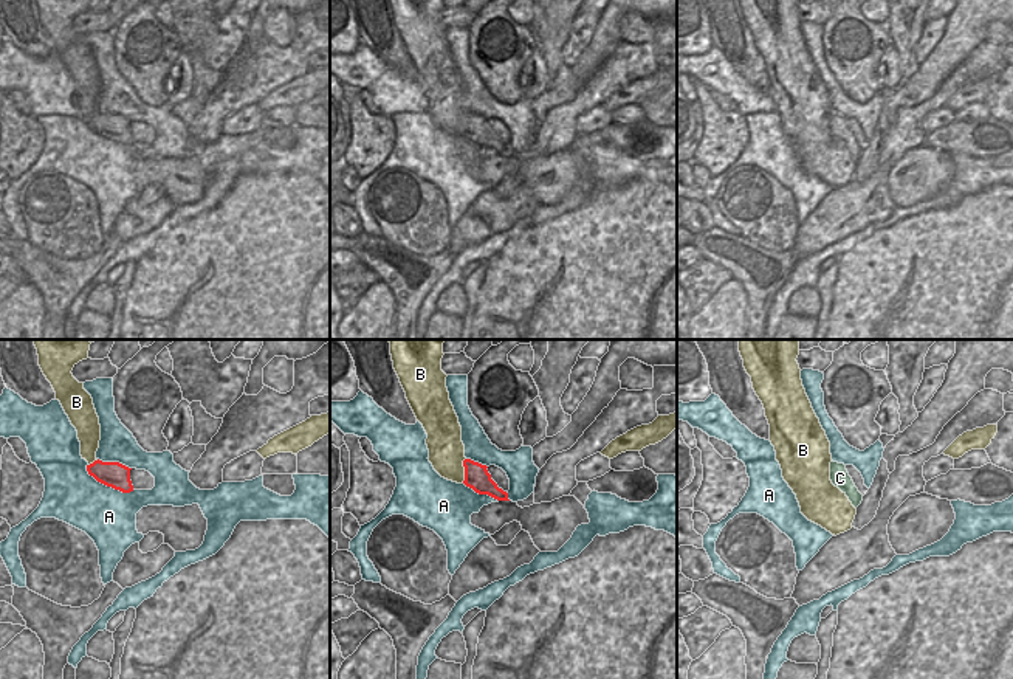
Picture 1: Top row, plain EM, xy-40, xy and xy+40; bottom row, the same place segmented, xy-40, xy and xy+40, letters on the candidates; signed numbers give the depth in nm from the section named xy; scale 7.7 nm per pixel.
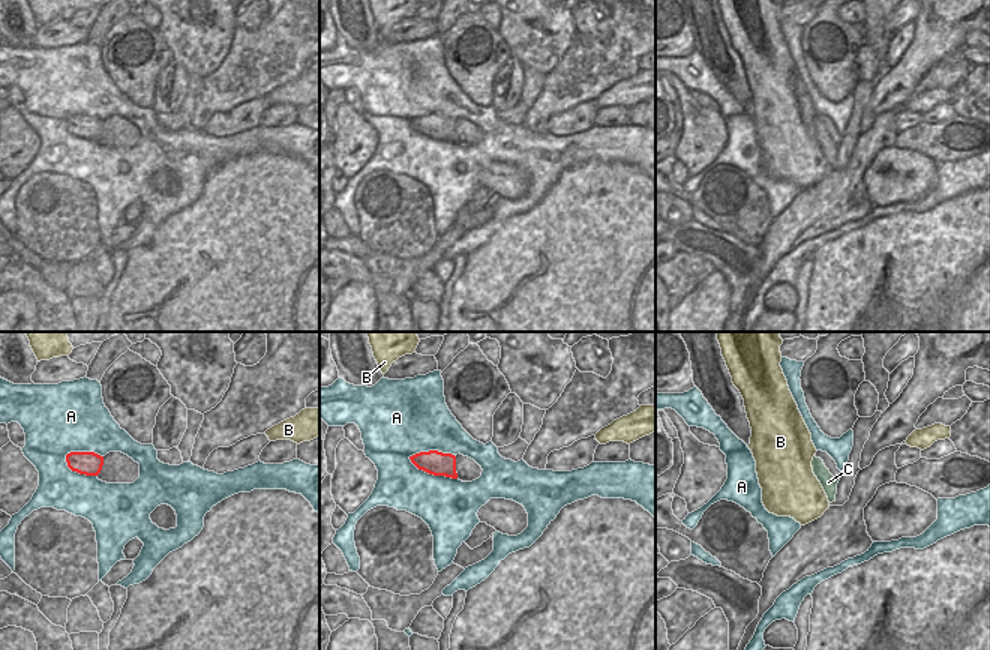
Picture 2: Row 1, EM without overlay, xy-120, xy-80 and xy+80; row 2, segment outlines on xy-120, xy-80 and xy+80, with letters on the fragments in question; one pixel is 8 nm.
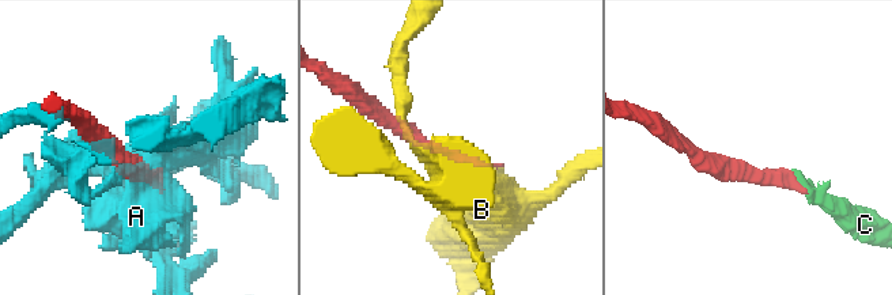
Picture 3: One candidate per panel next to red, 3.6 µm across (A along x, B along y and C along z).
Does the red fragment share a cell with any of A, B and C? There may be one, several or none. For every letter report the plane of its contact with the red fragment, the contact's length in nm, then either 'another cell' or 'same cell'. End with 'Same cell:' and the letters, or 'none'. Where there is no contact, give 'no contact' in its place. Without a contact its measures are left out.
A: xy-40 | 440 nm | another cell
B: xy | 200 nm | another cell
C: no contact | same cell
Same cell: C

